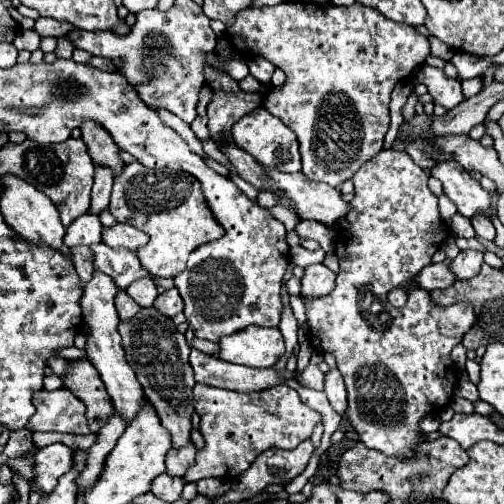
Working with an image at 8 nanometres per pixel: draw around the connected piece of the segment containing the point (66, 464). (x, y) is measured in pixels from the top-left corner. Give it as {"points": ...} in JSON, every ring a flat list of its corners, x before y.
{"points":[[62,443,38,449,34,465,34,483,40,491,50,493,58,479,74,467,74,451]]}

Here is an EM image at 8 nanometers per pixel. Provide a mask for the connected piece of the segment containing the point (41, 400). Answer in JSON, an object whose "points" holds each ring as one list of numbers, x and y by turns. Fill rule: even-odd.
{"points":[[66,387,56,391,40,389,32,395,36,413,26,423,28,431,58,431,58,433,76,433,88,435,86,407,74,397]]}

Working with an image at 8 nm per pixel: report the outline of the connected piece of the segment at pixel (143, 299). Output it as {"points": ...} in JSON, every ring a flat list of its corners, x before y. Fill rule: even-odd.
{"points":[[138,279,126,287,126,293,140,305,140,307,150,307,154,299,158,297,158,289,152,279]]}

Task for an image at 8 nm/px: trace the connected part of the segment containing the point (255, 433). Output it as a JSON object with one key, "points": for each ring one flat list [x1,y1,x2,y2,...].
{"points":[[196,383,193,388,193,405,200,415,200,433,204,435,204,449,196,453,196,463,186,471,184,481,200,481,204,477,234,479,246,471,254,459,270,449,294,449,310,439,320,413,304,405,298,393,288,385,278,385,260,393,236,393,226,389]]}

